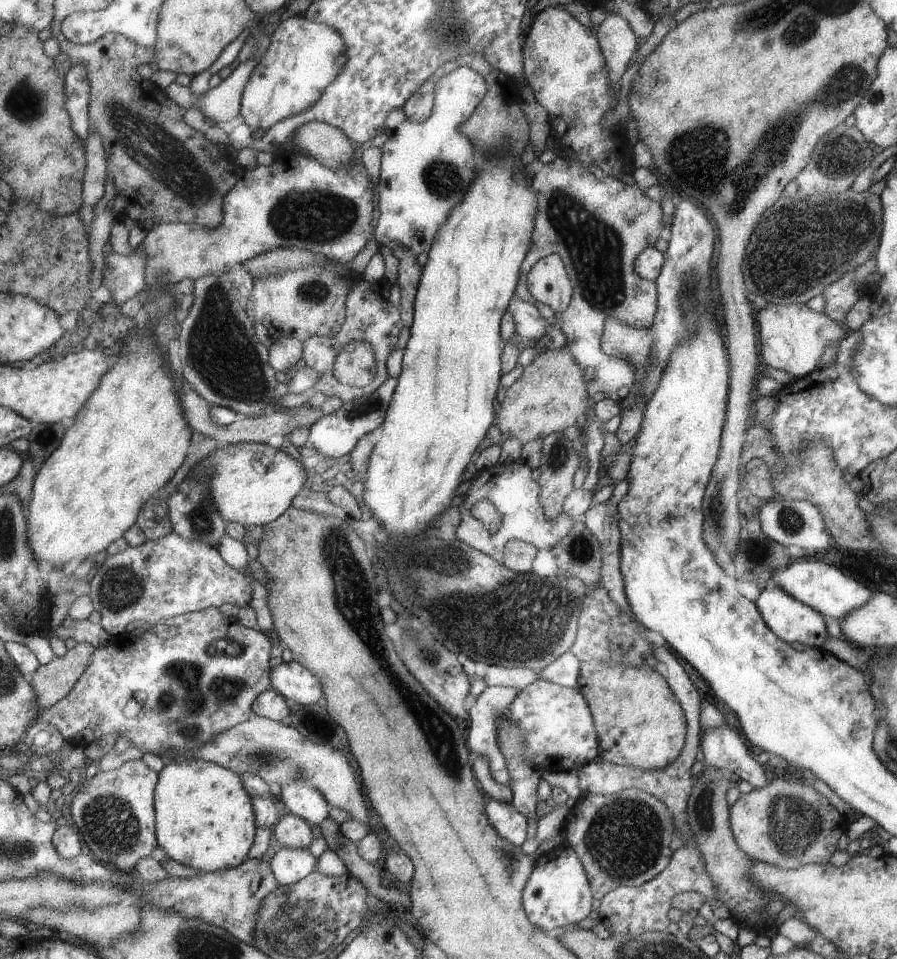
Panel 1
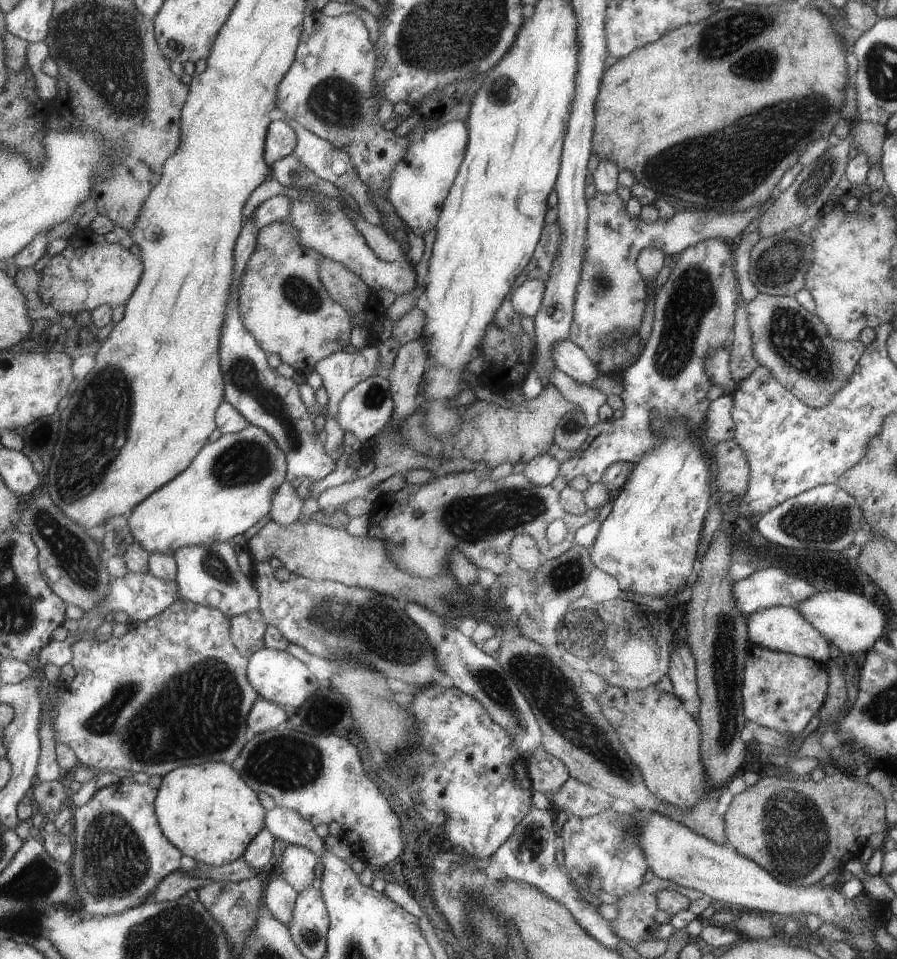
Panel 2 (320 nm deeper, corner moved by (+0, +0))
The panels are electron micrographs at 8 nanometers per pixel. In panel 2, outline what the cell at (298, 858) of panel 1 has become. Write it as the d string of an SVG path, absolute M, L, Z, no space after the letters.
M281 876L268 884L264 902L273 912L273 916L287 925L293 920L293 910L298 897L299 892Z

